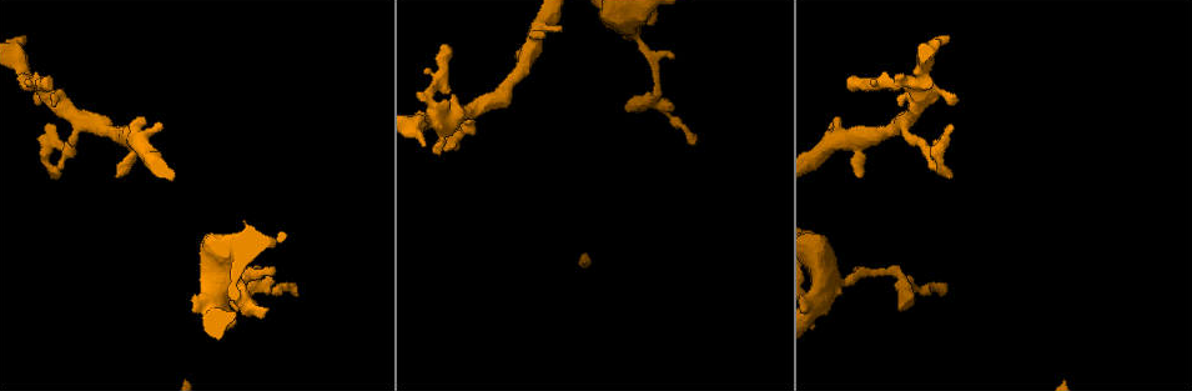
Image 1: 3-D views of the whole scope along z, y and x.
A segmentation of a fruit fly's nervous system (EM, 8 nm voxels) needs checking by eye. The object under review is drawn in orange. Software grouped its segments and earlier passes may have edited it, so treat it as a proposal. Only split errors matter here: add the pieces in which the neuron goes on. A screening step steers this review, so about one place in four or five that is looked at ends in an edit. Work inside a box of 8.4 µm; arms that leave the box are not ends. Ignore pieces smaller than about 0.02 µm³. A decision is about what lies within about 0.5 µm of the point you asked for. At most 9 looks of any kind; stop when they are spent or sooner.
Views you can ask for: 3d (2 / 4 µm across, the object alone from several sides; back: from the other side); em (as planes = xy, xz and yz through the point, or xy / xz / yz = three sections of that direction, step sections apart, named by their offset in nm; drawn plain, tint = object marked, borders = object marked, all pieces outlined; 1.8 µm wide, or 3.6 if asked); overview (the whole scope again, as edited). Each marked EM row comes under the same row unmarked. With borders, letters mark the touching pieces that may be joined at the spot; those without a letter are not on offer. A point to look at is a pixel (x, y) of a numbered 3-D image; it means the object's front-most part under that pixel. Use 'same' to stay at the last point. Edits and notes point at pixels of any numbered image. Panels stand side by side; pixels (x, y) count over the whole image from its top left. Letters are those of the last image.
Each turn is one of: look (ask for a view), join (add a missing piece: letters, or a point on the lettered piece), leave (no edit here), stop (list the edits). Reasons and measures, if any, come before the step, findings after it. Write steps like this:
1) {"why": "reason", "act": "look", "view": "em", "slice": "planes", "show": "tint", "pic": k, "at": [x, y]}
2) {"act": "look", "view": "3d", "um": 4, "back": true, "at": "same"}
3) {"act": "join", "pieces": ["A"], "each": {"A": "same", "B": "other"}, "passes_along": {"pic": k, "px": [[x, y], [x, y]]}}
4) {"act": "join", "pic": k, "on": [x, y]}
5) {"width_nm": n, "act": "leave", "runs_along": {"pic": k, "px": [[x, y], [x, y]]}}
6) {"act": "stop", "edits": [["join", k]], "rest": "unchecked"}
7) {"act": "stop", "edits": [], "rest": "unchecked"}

{"why": "free end", "act": "look", "view": "em", "slice": "planes", "show": "borders", "pic": 1, "at": [639, 100]}

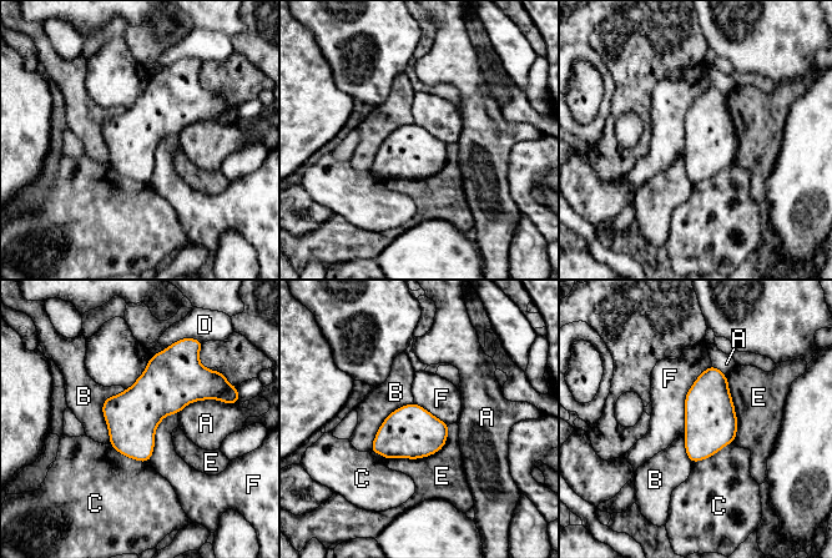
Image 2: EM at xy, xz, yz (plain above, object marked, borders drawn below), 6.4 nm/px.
{"width_nm": 340, "act": "leave", "each": {"A": "other", "B": "other", "C": "other", "D": "other", "E": "other", "F": "other"}, "border": {"pic": 2, "px": [[711, 365], [686, 393], [682, 437]]}, "found": "none of them fits"}

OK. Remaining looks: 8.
{"why": "sharp bend", "act": "look", "view": "em", "slice": "planes", "show": "borders", "pic": 1, "at": [938, 145]}

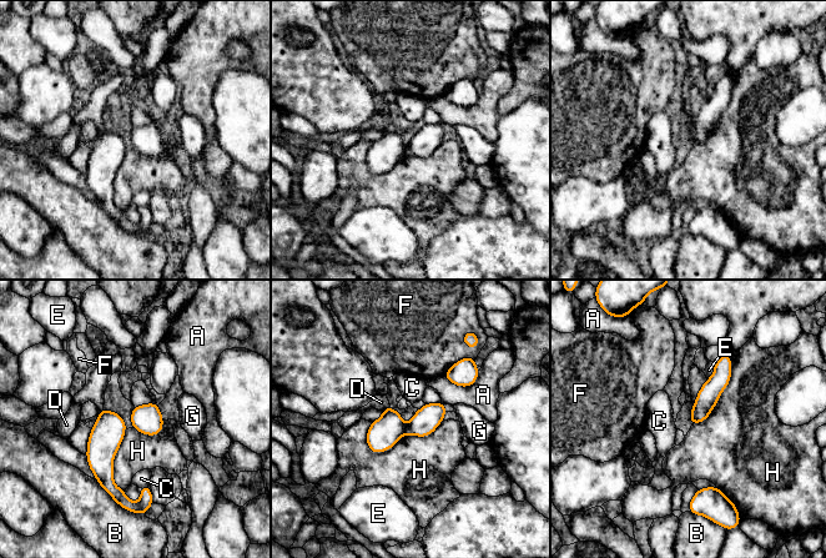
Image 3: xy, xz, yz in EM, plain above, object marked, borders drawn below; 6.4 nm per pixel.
{"act": "leave", "each": {"A": "other", "B": "other", "C": "other", "D": "other", "E": "other", "F": "other", "G": "other", "H": "other"}, "border": {"pic": 3, "px": [[443, 418], [381, 452], [364, 440]]}, "found": "no lettered piece goes on from it"}

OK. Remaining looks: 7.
{"act": "look", "view": "em", "slice": "planes", "show": "tint", "pic": 1, "at": [25, 35]}

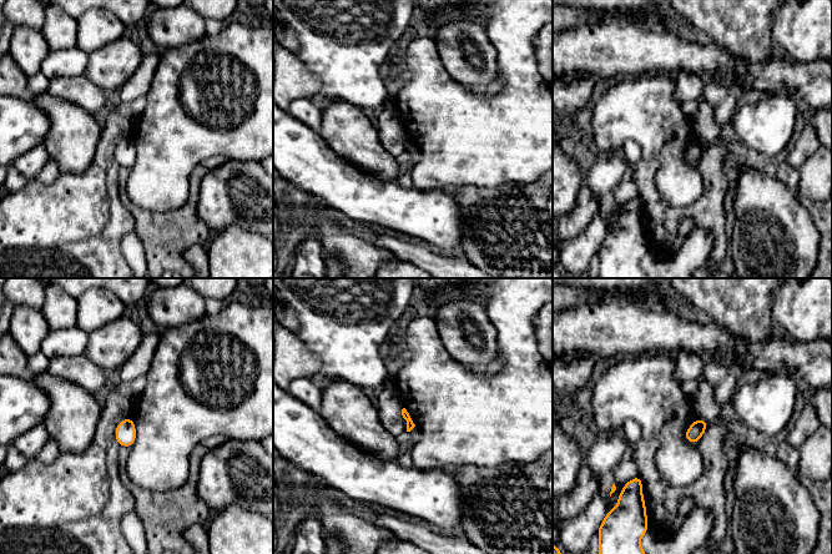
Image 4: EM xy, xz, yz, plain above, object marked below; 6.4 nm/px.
{"act": "look", "view": "em", "slice": "planes", "show": "borders", "at": "same"}

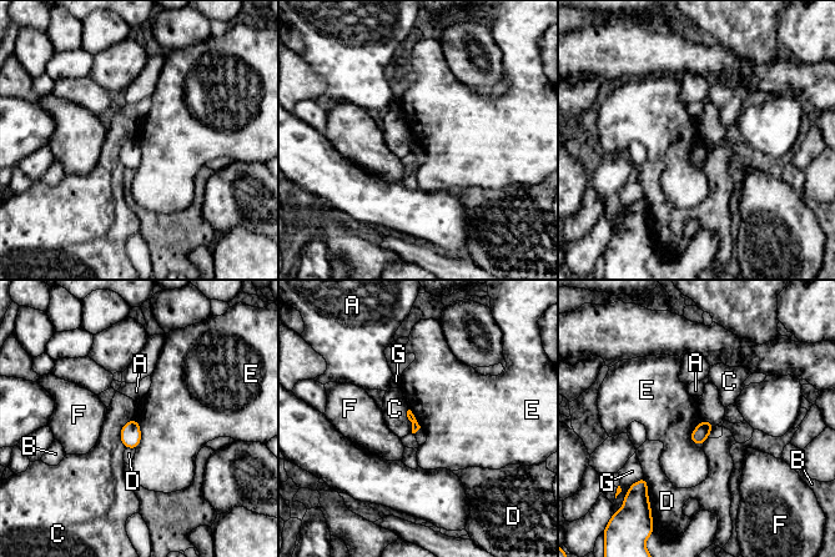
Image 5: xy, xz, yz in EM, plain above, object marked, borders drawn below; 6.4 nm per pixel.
{"act": "leave", "each": {"A": "other", "B": "other", "C": "other", "D": "other", "E": "other", "F": "other", "G": "other"}, "border": {"pic": 5, "px": [[703, 420], [690, 433], [697, 446]]}, "found": "no lettered piece goes on from it"}

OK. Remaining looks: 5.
{"why": "stops while still wide", "act": "look", "view": "em", "slice": "planes", "show": "borders", "pic": 1, "at": [559, 26]}

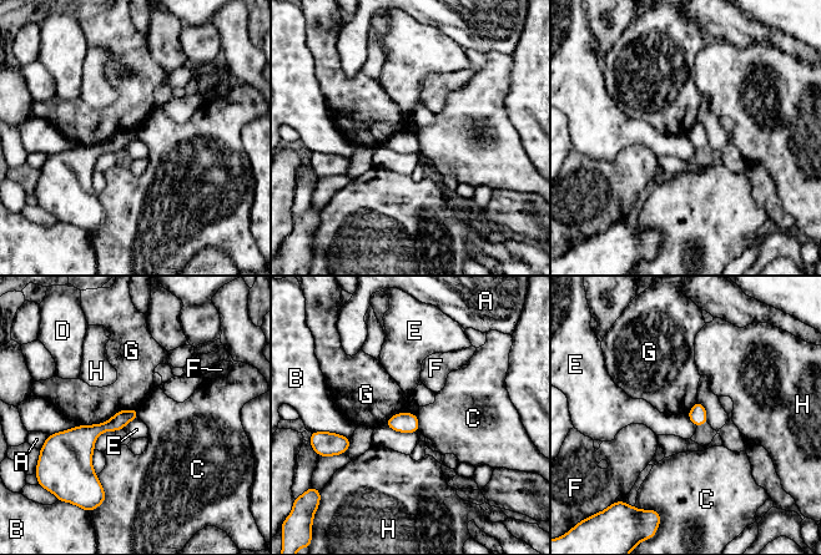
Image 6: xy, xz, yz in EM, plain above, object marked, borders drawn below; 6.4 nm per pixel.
{"act": "leave", "each": {"A": "other", "B": "other", "C": "other", "D": "other", "E": "other", "F": "other", "G": "other", "H": "other"}, "found": "none of them fits"}

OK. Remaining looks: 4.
{"act": "stop", "edits": [], "rest": "unchecked"}

